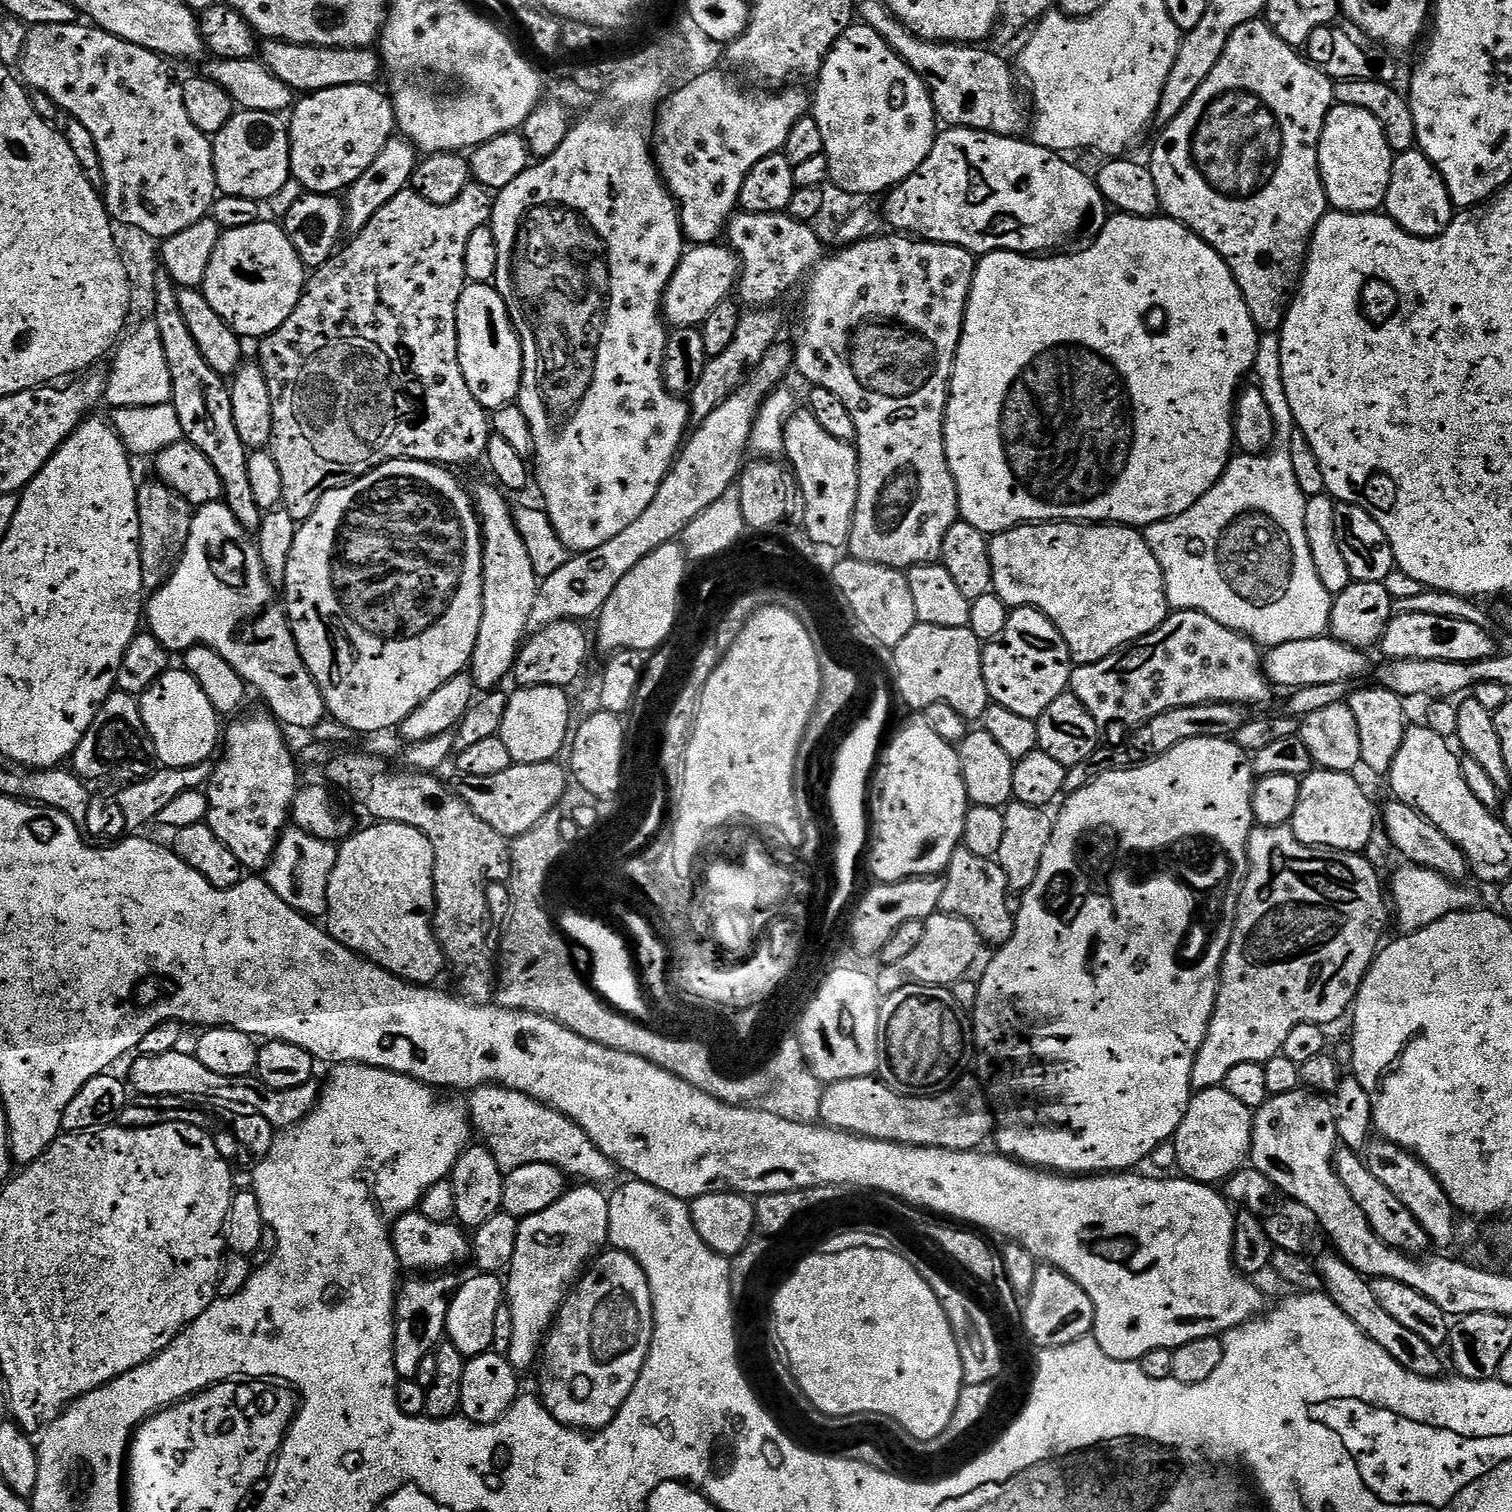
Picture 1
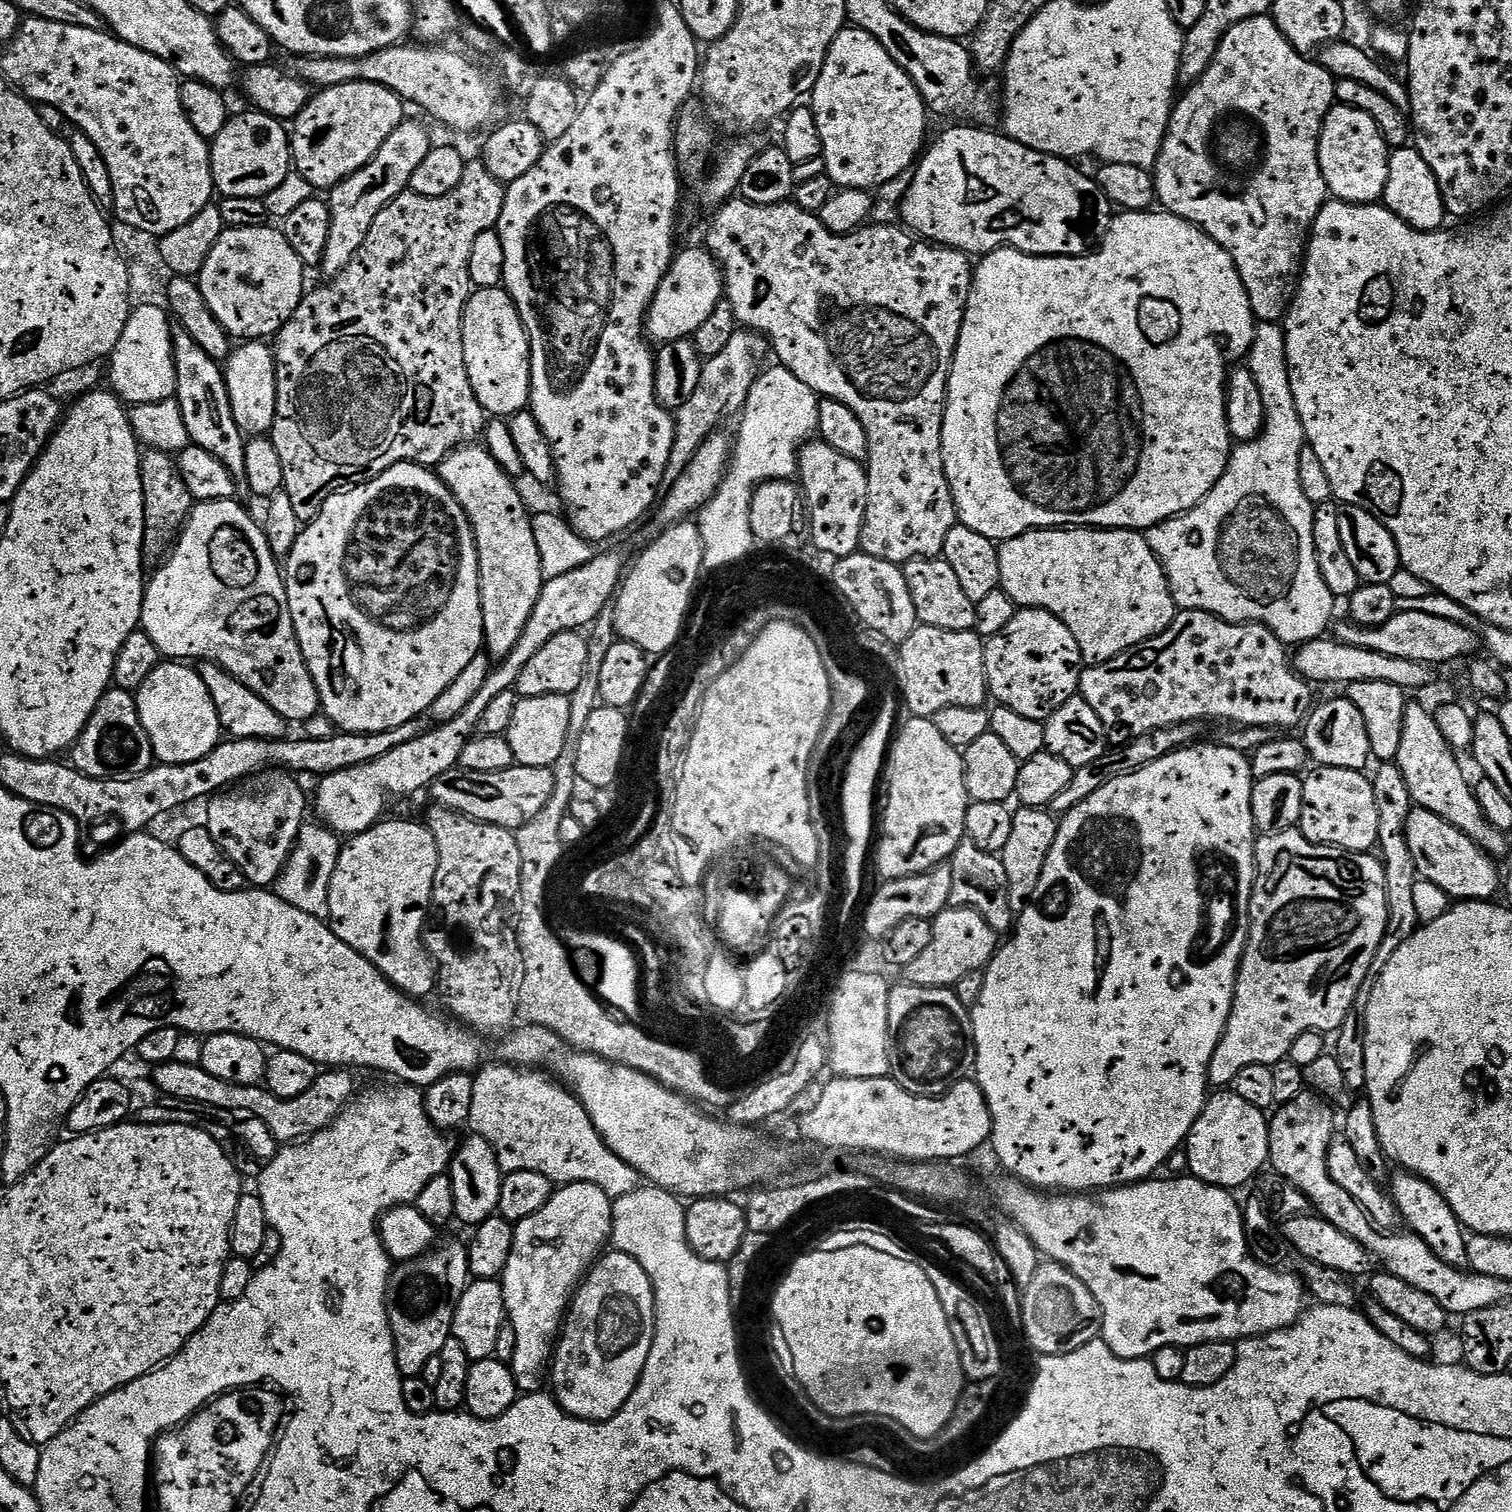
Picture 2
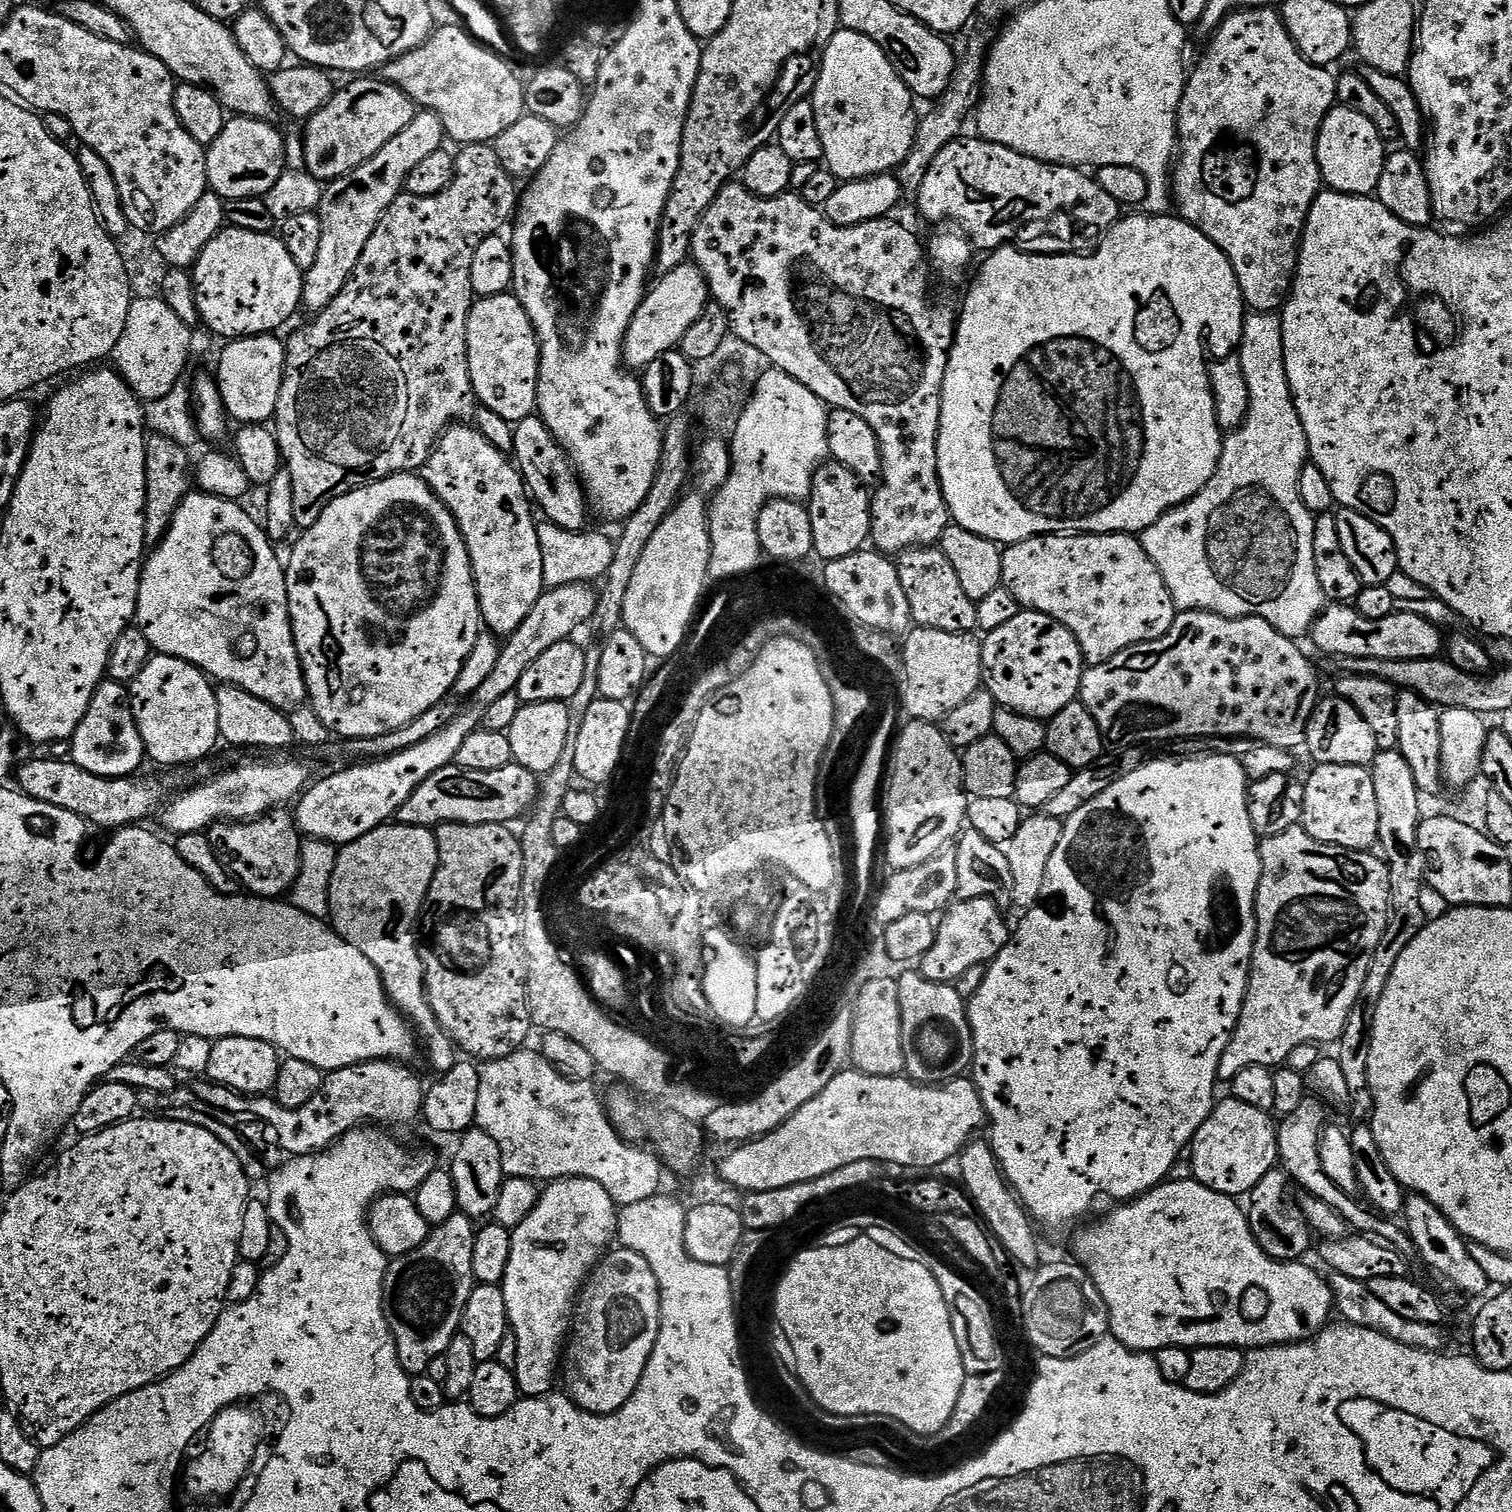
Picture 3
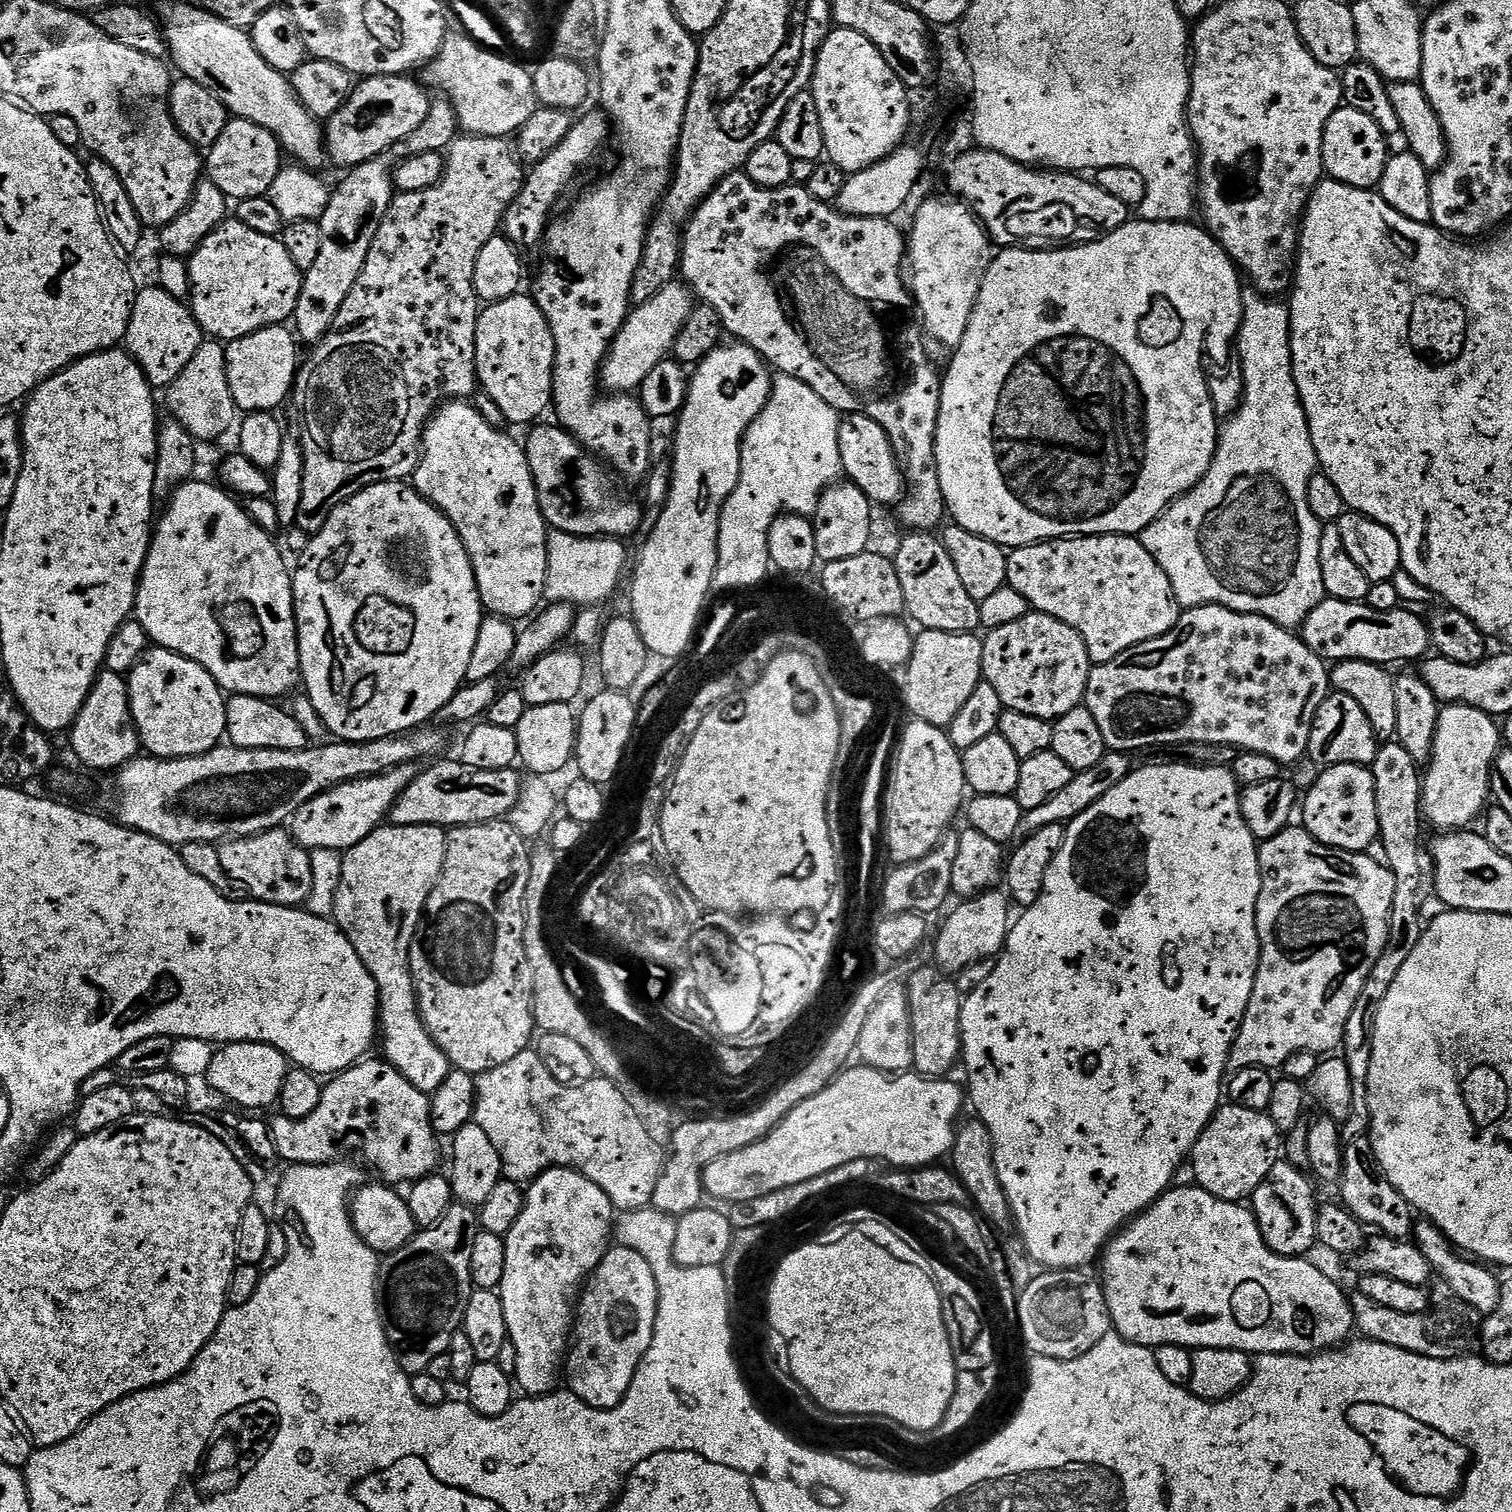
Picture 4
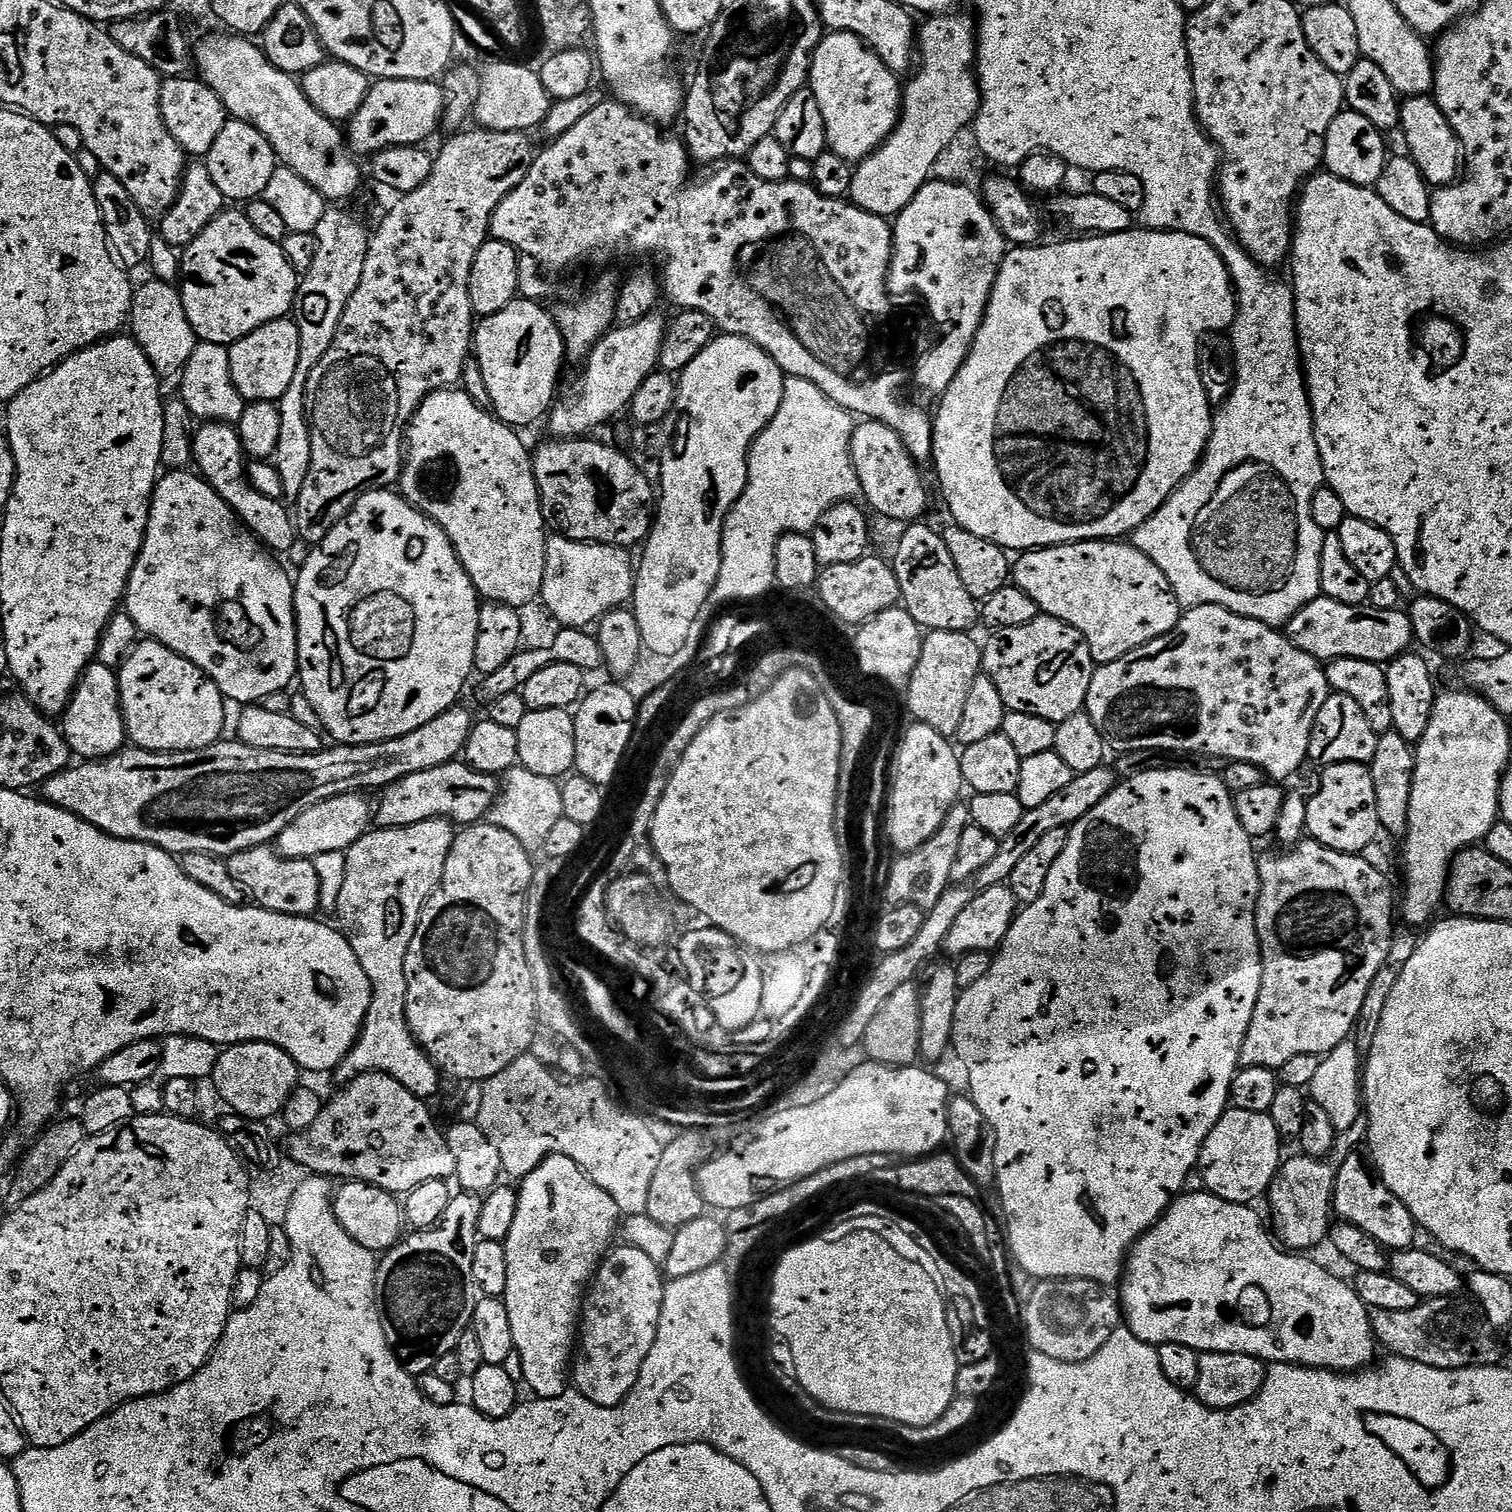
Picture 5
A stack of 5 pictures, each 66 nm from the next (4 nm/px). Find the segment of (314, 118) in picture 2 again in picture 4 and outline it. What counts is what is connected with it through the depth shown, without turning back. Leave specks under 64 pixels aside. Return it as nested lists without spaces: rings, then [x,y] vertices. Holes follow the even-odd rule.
[[[370,76],[361,79],[353,87],[344,105],[326,122],[324,146],[329,161],[341,164],[344,170],[351,170],[357,164],[374,160],[387,153],[396,143],[403,140],[428,116],[430,96],[419,83],[402,76]]]

